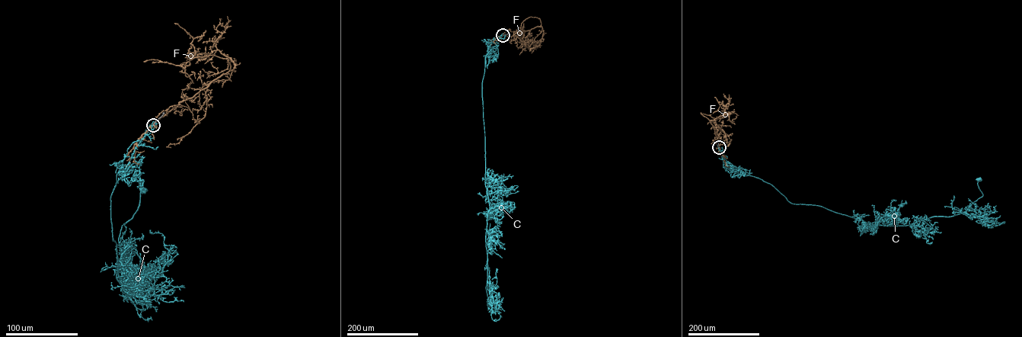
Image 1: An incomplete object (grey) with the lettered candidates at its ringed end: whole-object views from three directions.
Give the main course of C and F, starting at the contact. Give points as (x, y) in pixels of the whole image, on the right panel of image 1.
C: (719, 147), (732, 171), (770, 184), (792, 203), (873, 225), (962, 213), (982, 195), (978, 178)
F: (719, 147), (720, 139), (713, 127), (701, 113), (716, 119), (726, 116)

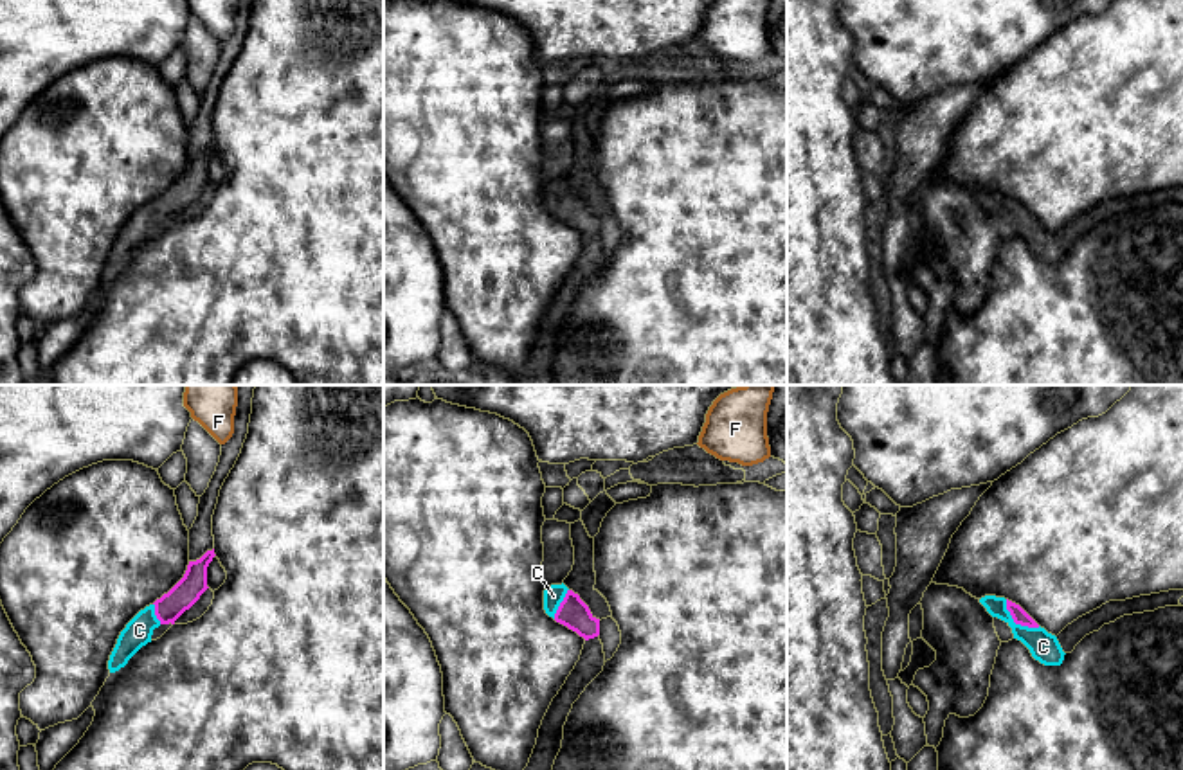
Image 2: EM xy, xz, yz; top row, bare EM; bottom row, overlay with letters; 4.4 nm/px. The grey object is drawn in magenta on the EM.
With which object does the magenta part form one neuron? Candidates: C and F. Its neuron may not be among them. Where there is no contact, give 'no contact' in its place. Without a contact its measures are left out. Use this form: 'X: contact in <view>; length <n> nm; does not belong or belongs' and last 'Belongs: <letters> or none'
C: contact in yz; length 200 nm; belongs
F: no contact; does not belong
Belongs: C

